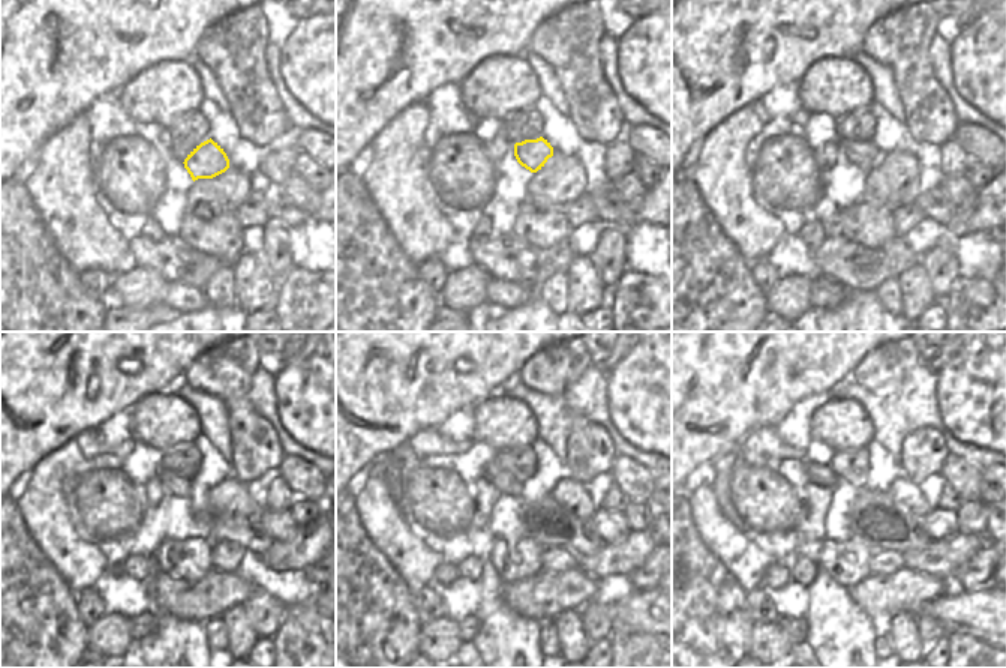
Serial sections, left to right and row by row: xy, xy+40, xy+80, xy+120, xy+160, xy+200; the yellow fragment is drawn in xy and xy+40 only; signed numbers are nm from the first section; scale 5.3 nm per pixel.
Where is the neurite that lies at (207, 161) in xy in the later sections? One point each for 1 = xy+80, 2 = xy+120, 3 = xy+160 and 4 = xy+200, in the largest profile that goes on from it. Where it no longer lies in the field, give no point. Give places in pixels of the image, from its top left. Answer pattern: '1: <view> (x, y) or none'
1: xy+80 (865, 155)
2: xy+120 (171, 482)
3: xy+160 (504, 482)
4: xy+200 (822, 475)

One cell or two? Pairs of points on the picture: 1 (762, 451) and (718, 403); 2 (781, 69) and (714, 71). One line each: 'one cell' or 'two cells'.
1: two cells
2: one cell

